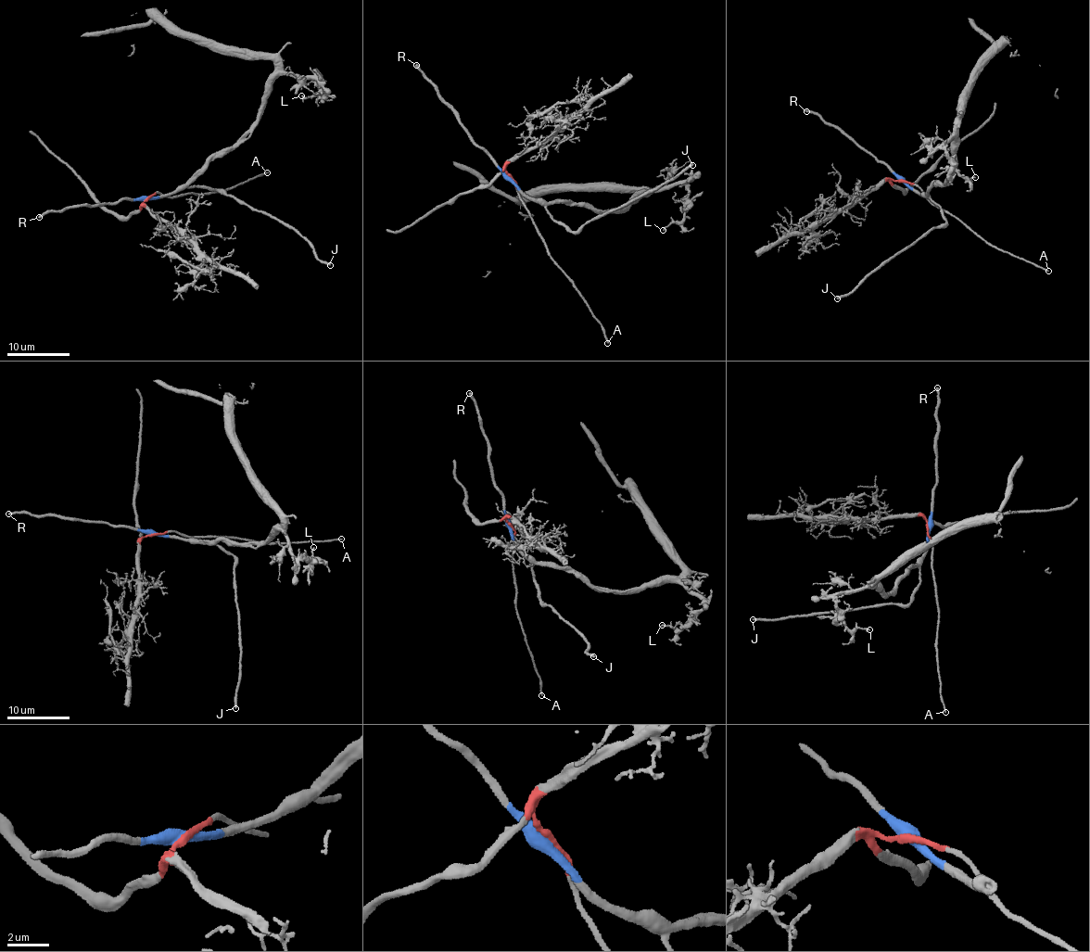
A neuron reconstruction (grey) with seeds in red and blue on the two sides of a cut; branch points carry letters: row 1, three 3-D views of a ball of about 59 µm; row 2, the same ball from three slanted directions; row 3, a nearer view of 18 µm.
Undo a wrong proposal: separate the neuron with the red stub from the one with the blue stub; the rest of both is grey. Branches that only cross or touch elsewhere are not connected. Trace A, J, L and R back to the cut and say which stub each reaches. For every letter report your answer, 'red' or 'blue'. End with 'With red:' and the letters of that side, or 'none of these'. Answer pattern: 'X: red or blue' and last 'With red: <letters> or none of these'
A: red
J: blue
L: blue
R: blue
With red: A

